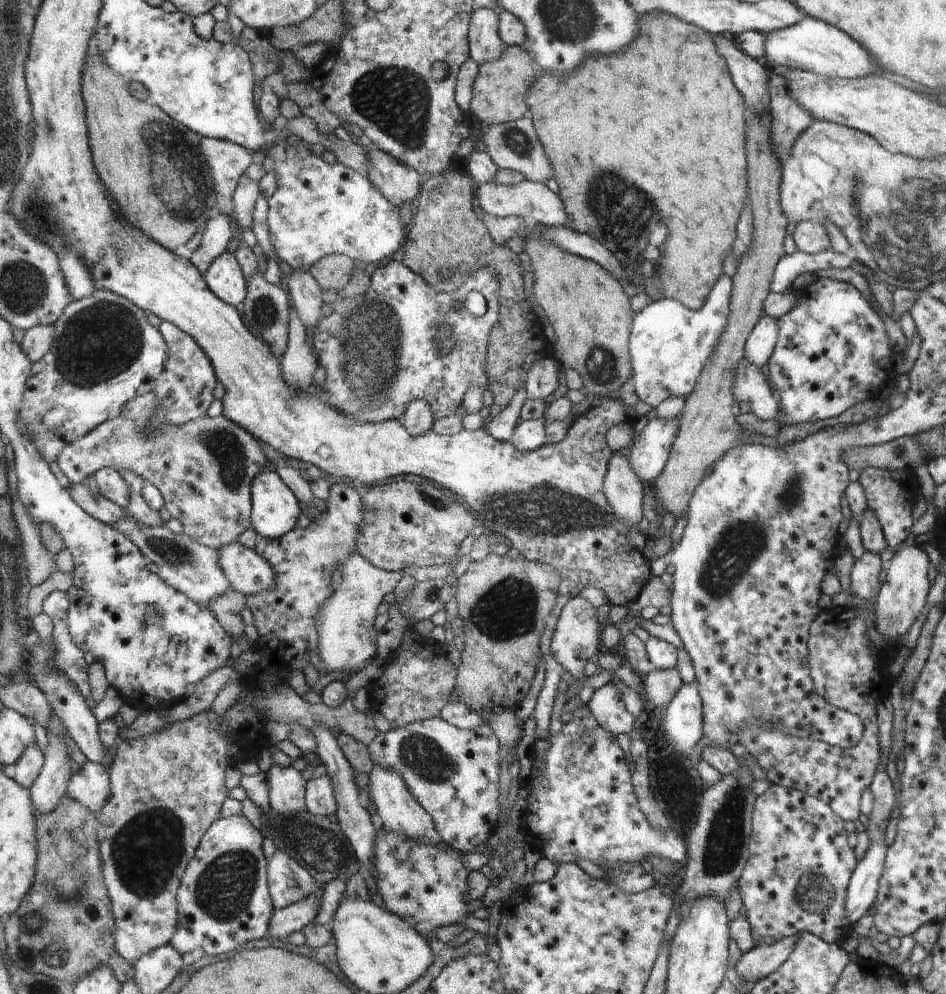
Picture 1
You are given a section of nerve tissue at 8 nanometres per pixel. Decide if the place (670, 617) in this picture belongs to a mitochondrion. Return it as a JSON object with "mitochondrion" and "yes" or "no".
{"mitochondrion":"no"}

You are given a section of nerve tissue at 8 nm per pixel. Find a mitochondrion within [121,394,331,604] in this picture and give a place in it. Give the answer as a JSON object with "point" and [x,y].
{"point":[223,445]}

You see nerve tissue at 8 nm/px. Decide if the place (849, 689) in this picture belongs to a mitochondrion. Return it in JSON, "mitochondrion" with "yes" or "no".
{"mitochondrion":"no"}

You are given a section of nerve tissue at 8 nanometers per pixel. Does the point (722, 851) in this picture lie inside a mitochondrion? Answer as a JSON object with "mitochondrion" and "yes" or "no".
{"mitochondrion":"yes"}

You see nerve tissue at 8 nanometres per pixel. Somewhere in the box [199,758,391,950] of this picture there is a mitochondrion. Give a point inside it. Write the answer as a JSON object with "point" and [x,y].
{"point":[316,846]}

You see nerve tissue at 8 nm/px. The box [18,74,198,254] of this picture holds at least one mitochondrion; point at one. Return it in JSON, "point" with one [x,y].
{"point":[49,130]}

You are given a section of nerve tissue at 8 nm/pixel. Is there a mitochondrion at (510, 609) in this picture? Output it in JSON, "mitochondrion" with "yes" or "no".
{"mitochondrion":"yes"}

